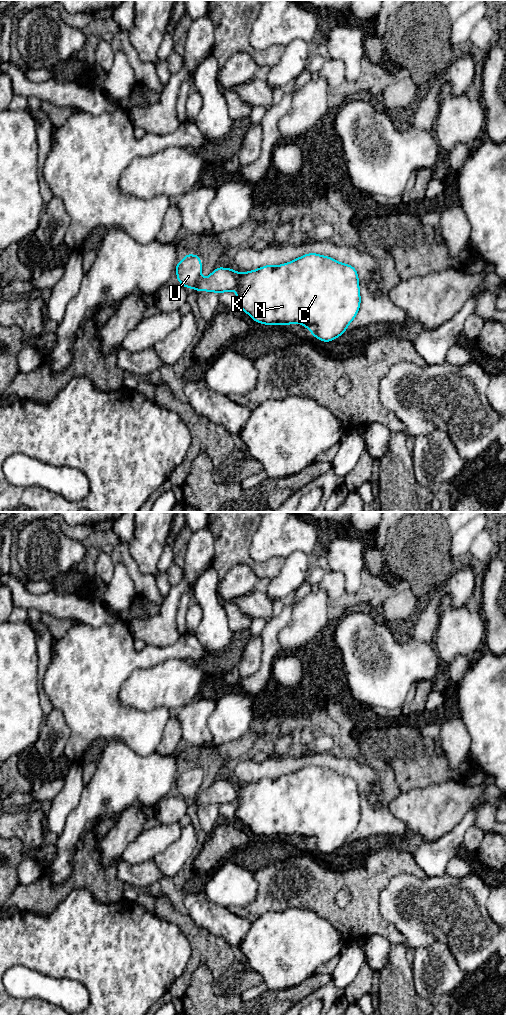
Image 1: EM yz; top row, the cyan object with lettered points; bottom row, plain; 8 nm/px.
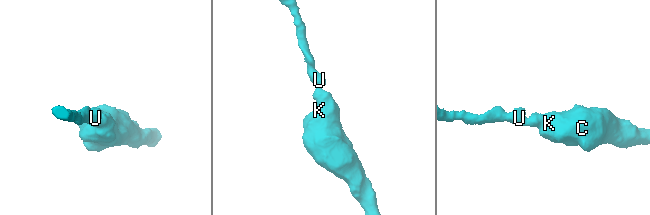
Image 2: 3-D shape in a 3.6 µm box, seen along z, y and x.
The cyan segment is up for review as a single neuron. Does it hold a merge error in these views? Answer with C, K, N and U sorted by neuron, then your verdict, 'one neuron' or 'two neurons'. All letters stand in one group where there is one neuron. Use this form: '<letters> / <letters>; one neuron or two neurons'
C K N U; one neuron

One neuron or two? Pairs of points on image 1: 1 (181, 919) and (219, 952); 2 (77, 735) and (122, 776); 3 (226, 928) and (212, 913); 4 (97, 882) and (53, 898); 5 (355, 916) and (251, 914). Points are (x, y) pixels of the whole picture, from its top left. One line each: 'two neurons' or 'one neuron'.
1: one neuron
2: two neurons
3: one neuron
4: one neuron
5: one neuron

